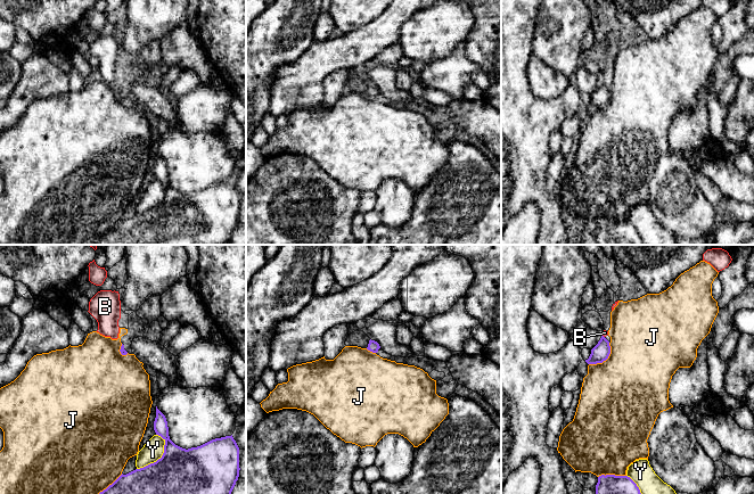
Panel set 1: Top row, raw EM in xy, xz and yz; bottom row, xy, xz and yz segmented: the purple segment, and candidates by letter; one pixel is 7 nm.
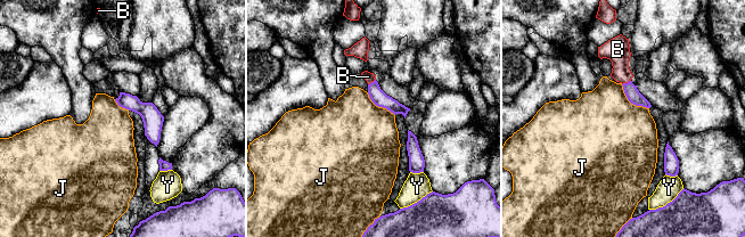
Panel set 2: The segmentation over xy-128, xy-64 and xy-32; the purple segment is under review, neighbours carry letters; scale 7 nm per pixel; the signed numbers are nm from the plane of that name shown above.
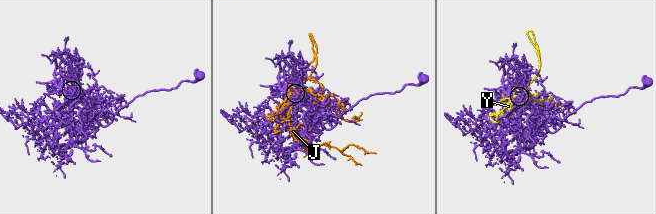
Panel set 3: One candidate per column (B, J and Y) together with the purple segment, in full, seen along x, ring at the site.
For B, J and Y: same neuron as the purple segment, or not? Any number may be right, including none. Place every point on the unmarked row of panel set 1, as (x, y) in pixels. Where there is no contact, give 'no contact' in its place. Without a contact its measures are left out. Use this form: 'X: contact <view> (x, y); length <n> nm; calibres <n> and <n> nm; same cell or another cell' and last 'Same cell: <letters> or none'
B: contact yz (603, 81); length 30 nm; calibres 120 and 40 nm; same cell
J: contact yz (605, 105); length 220 nm; calibres 120 and 500 nm; another cell
Y: contact xy (158, 204); length 300 nm; calibres 500 and 150 nm; another cell
Same cell: B

